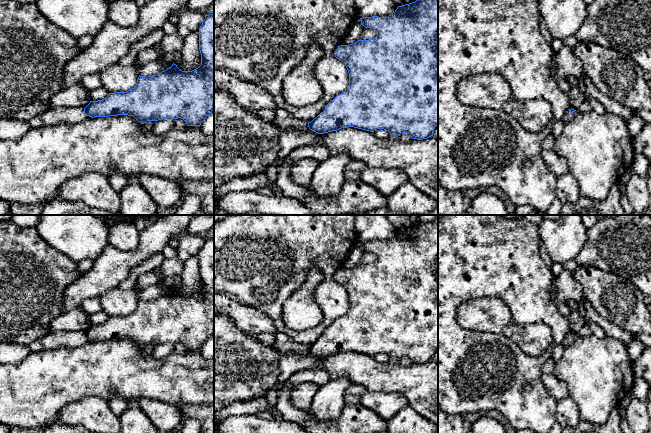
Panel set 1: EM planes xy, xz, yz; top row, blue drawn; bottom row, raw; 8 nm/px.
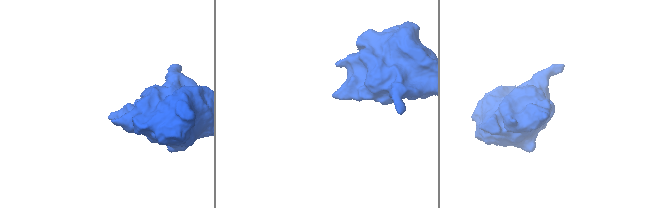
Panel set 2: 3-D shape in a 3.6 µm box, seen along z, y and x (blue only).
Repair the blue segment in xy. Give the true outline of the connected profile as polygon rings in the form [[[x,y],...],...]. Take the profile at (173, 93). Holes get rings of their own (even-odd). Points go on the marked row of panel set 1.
[[[214,13],[205,15],[205,19],[199,28],[199,50],[201,65],[198,68],[192,71],[182,71],[173,63],[171,67],[154,76],[139,76],[136,85],[131,90],[109,93],[102,100],[90,101],[84,108],[85,115],[92,118],[128,115],[133,116],[141,124],[147,121],[181,118],[187,126],[200,126],[214,110]]]

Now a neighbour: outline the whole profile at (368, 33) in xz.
[[[365,28],[361,34],[360,40],[371,40],[377,36],[377,32],[372,28]]]

